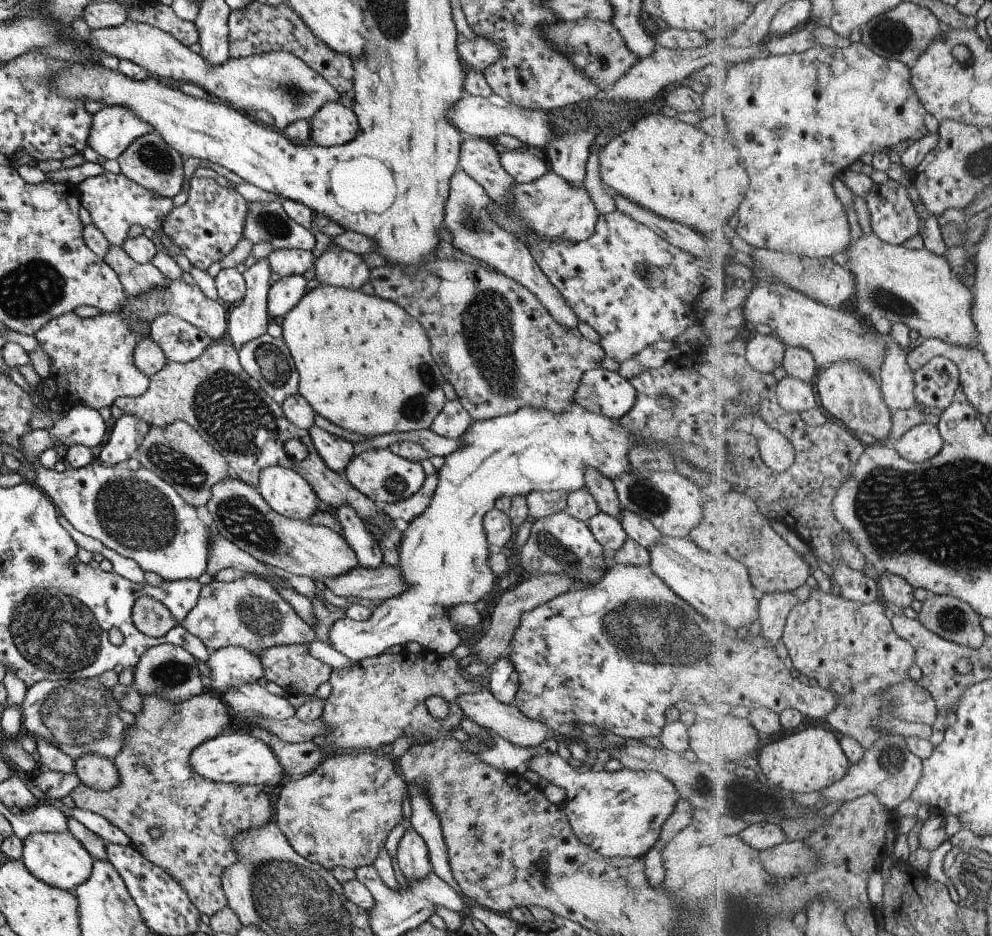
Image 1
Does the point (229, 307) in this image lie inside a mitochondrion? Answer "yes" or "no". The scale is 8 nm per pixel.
no

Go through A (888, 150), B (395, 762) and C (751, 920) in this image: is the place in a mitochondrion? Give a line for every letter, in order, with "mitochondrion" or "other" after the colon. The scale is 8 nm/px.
A: other
B: other
C: mitochondrion

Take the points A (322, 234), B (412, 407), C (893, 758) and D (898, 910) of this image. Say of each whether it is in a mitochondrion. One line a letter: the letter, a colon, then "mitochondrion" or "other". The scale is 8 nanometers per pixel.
A: other
B: mitochondrion
C: mitochondrion
D: other

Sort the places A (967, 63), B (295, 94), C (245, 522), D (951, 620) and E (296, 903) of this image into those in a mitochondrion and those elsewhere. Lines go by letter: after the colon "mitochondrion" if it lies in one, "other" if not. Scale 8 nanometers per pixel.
A: other
B: mitochondrion
C: mitochondrion
D: mitochondrion
E: mitochondrion

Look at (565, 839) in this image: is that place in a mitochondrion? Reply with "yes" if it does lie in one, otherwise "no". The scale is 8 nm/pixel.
no

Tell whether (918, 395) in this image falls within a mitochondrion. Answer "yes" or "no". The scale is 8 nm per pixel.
no

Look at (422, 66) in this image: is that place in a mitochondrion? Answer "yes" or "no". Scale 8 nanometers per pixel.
no

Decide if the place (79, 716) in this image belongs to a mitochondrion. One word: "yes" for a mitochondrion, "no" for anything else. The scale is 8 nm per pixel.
yes

